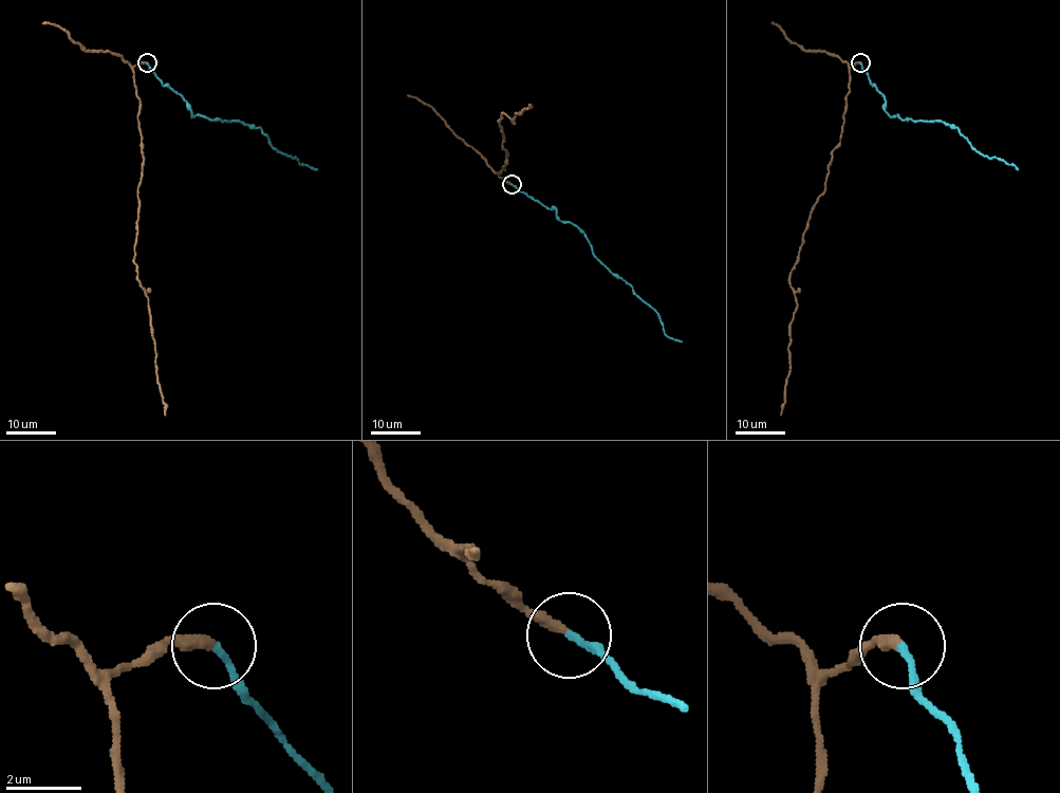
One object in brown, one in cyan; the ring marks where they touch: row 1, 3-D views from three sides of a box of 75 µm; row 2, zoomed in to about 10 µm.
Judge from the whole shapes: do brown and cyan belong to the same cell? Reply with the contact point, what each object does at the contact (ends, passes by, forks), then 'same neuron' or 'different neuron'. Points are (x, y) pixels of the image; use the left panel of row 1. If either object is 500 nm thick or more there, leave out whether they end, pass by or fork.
(147, 62) | brown ends | cyan ends | same neuron

